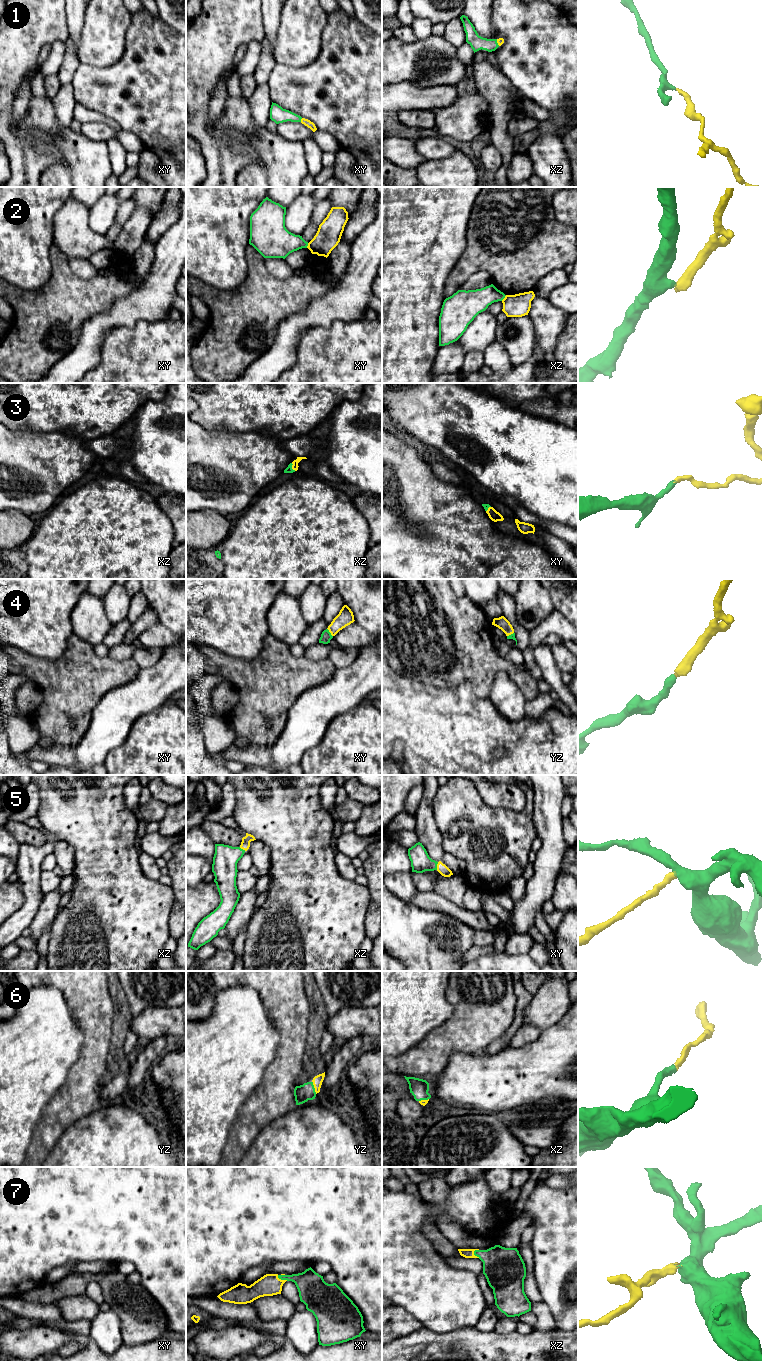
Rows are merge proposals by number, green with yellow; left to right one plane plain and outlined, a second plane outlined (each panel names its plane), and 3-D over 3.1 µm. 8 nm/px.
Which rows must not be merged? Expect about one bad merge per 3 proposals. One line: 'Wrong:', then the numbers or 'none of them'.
Wrong: 2

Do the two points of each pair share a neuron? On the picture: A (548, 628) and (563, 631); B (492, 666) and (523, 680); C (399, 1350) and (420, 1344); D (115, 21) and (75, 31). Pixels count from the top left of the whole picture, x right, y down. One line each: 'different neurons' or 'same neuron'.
A: same neuron
B: same neuron
C: same neuron
D: different neurons

